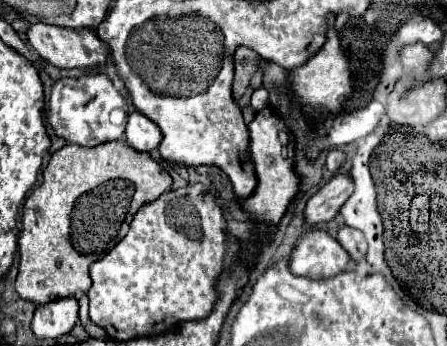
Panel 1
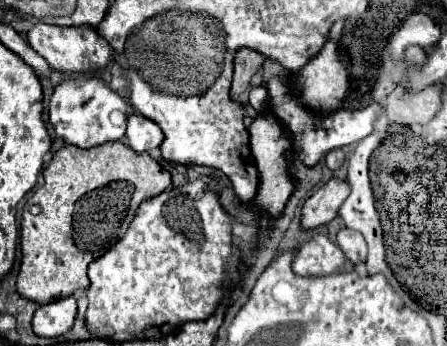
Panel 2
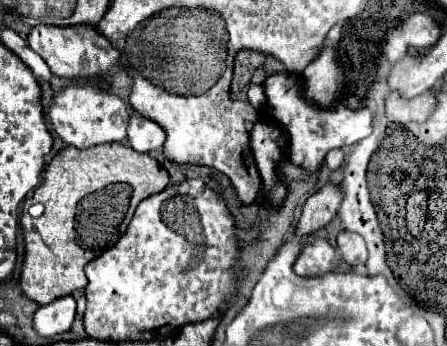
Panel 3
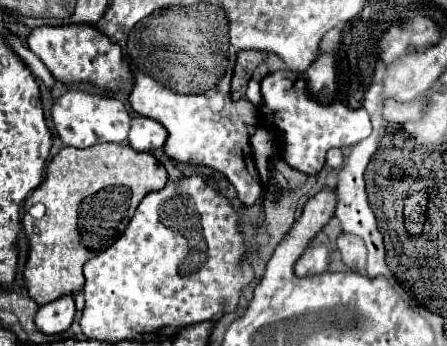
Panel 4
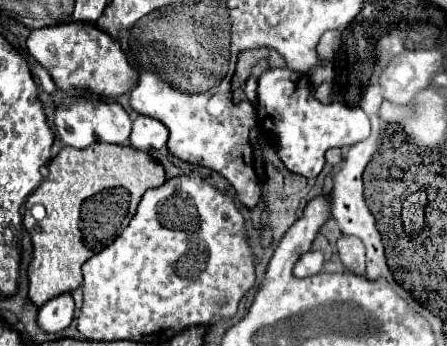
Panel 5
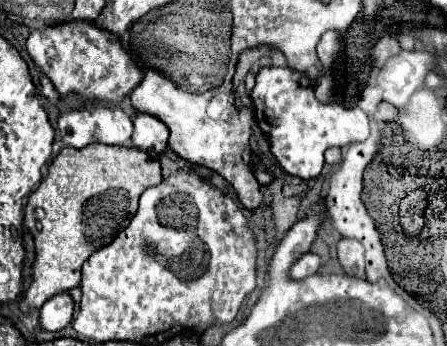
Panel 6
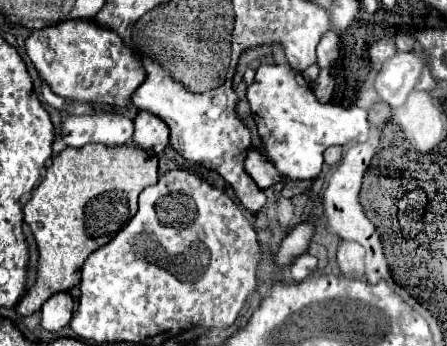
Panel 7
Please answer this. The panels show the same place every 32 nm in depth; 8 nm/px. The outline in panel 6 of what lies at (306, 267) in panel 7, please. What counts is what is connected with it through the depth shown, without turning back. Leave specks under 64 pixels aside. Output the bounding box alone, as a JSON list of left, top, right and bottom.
[292,252,320,280]

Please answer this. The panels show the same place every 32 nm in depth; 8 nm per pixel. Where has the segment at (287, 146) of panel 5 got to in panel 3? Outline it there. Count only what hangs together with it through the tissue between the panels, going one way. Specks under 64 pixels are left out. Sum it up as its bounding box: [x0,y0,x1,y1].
[264,72,374,170]

